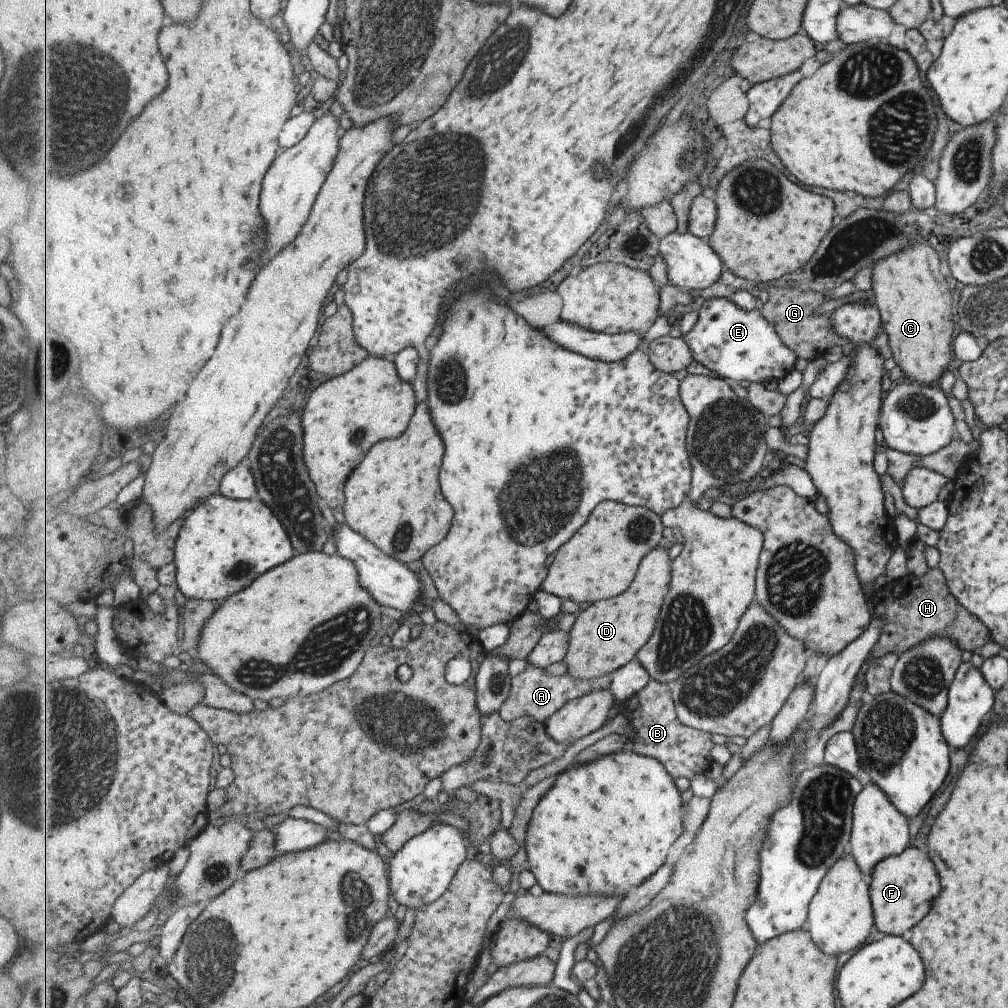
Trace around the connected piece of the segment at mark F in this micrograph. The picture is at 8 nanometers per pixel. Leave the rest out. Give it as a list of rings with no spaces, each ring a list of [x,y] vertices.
[[[905,847],[899,854],[880,860],[870,878],[868,891],[873,925],[887,936],[899,936],[903,930],[915,926],[929,912],[933,898],[939,894],[939,878],[933,862],[917,848]]]

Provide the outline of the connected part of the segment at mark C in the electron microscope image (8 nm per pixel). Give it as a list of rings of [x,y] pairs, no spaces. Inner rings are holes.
[[[911,240],[903,250],[879,258],[871,268],[872,302],[881,318],[891,356],[902,376],[932,385],[951,360],[951,292],[937,252],[925,240]]]

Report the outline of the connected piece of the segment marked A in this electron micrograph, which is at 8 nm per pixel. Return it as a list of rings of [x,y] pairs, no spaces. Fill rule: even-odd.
[[[526,665],[526,669],[512,678],[512,690],[509,699],[503,704],[500,714],[509,722],[517,722],[524,717],[532,717],[539,722],[546,723],[556,712],[565,707],[573,699],[581,698],[595,690],[607,690],[611,688],[611,674],[589,680],[573,678],[571,674],[565,673],[560,676],[549,674],[544,668]]]

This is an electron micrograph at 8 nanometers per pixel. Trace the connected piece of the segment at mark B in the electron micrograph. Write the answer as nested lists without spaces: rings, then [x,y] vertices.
[[[651,680],[641,692],[637,692],[633,699],[624,707],[623,715],[629,720],[635,735],[632,742],[627,744],[630,752],[651,756],[666,765],[671,776],[677,778],[695,778],[703,770],[711,766],[711,750],[713,750],[713,736],[695,727],[683,724],[679,720],[677,705],[673,700],[670,684]]]

